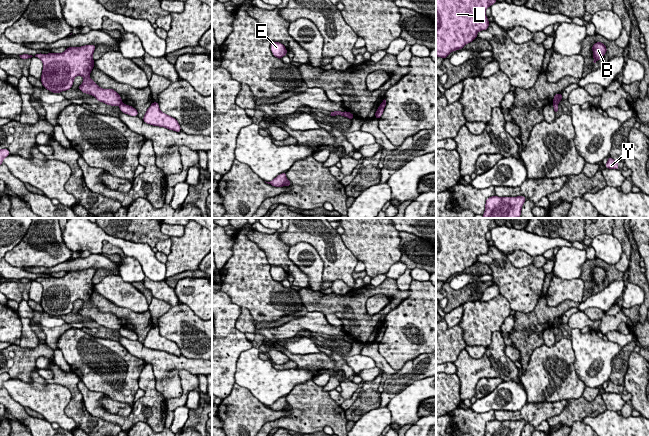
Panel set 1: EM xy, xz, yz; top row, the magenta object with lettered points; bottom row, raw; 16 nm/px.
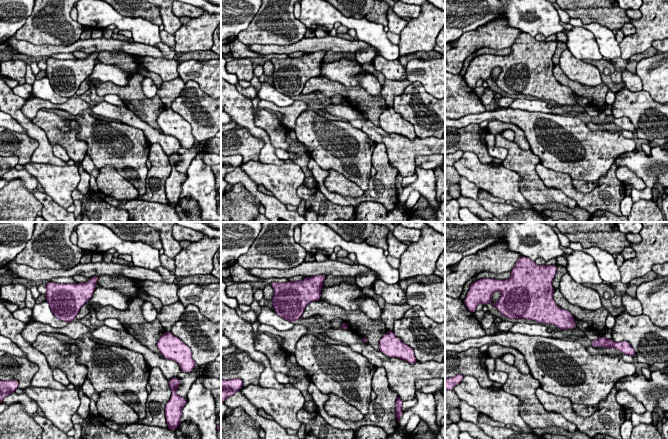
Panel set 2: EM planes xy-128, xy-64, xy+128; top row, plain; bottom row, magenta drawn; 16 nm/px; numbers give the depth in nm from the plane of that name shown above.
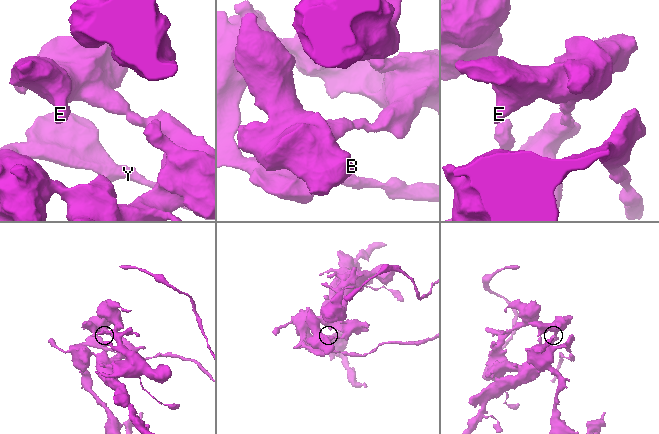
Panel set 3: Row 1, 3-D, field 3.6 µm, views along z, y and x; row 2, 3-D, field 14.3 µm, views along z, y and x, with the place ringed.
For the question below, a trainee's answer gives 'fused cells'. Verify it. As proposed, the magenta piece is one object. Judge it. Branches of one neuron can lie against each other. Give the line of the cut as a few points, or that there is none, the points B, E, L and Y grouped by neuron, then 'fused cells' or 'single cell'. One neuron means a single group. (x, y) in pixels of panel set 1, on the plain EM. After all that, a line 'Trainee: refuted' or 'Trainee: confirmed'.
cut in xy along (121, 326), (119, 329); B E / L Y; fused cells
Trainee: confirmed

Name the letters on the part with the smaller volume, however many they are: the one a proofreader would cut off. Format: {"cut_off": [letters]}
{"cut_off": ["B", "E"]}

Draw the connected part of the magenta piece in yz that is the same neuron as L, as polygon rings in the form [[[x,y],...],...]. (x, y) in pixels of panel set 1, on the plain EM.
[[[436,218],[436,280],[445,283],[451,276],[463,273],[476,263],[479,255],[487,254],[486,233],[496,226],[494,218]]]

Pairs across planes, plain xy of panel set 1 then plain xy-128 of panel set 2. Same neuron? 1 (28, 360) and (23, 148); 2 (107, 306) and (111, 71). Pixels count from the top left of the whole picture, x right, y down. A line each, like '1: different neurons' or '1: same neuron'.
1: same neuron
2: different neurons

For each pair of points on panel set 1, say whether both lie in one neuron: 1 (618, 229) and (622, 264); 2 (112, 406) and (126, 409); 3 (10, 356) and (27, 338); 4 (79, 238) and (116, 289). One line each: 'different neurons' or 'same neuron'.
1: same neuron
2: same neuron
3: different neurons
4: different neurons

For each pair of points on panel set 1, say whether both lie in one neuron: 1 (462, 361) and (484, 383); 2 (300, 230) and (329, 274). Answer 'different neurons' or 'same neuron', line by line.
1: different neurons
2: same neuron

